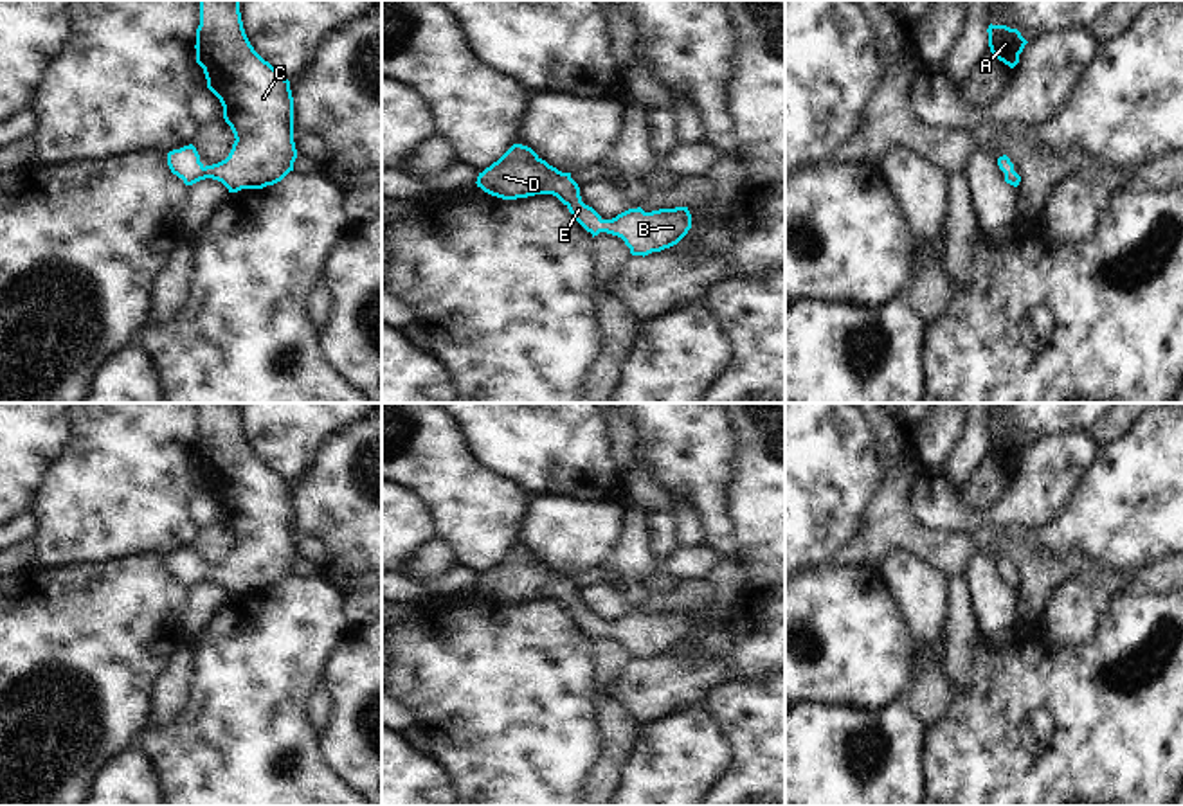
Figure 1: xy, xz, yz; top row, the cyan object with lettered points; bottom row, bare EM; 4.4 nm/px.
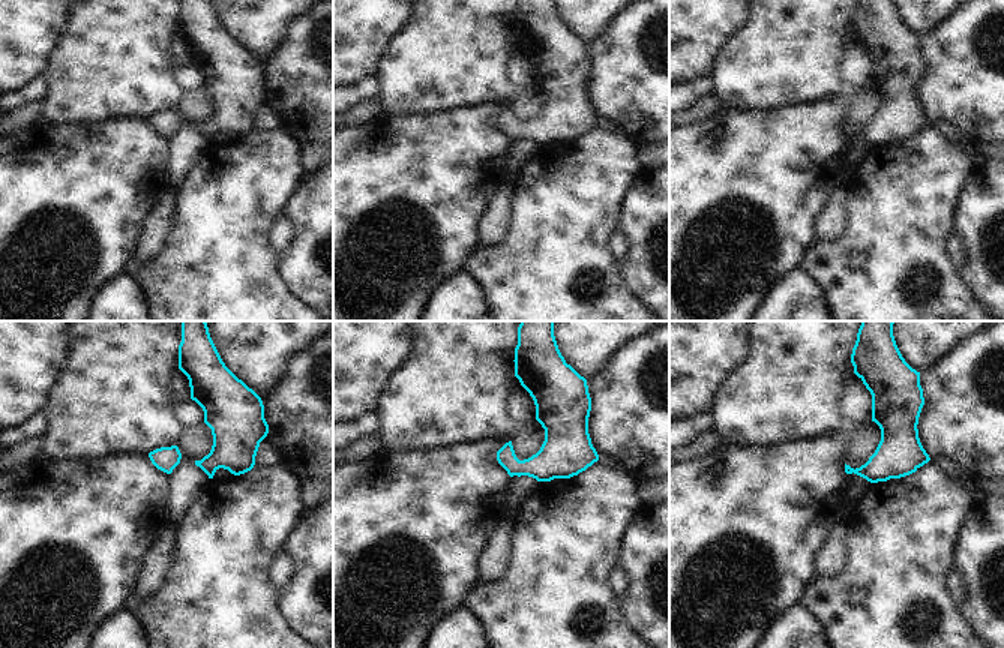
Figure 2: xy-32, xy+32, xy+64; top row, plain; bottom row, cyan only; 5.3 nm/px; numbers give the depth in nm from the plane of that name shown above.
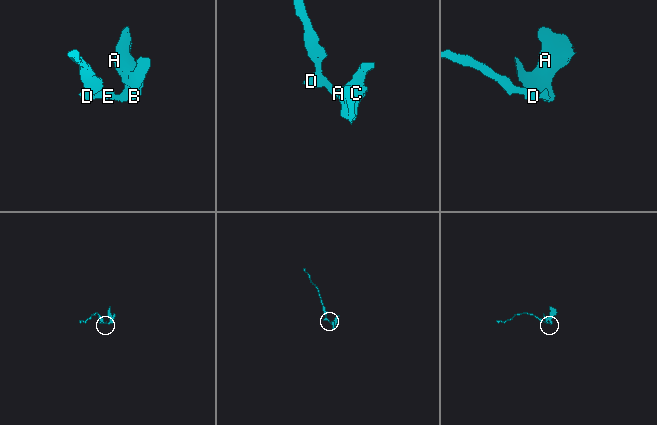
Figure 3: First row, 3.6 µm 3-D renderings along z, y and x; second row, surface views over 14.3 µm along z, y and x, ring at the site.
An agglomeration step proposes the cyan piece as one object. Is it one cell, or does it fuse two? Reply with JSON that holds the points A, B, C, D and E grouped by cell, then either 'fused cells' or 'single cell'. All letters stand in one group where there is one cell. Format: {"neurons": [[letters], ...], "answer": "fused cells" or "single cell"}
{"neurons": [["A", "B", "C", "D", "E"]], "answer": "single cell"}

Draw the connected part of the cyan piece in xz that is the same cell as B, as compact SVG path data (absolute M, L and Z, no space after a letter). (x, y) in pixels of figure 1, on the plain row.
M513 547L497 565L479 576L475 587L484 596L502 603L553 597L592 640L600 635L618 639L630 651L632 658L645 660L670 651L691 631L688 610L652 615L637 610L612 622L603 622L592 610L582 604L580 590L571 581L571 576L558 574L522 547Z

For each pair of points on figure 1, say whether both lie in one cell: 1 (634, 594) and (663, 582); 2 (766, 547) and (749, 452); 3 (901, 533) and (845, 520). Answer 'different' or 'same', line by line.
1: same
2: same
3: different

